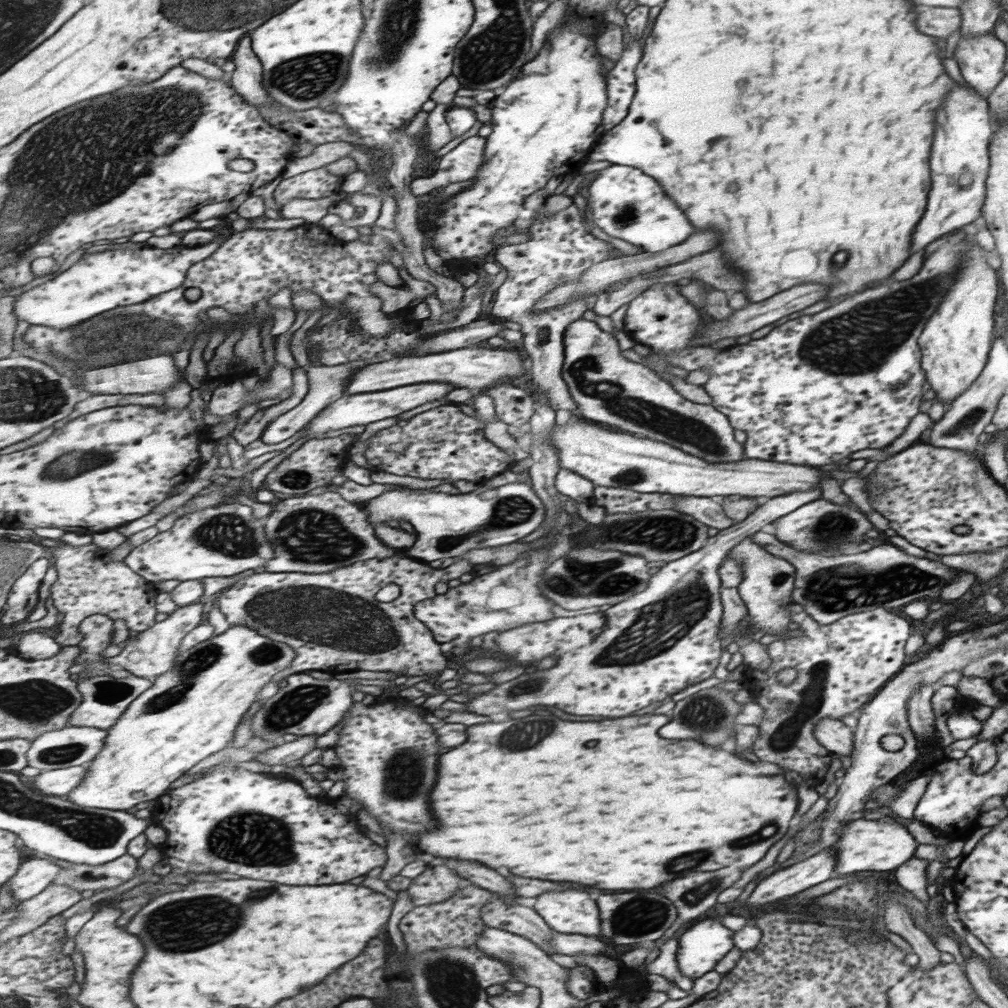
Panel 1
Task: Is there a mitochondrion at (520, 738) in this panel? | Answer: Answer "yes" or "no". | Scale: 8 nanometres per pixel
yes

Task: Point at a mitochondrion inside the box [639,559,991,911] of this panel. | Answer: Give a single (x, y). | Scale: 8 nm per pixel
(838, 589)

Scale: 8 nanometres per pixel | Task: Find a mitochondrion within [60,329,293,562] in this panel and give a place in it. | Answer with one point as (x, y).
(230, 535)

